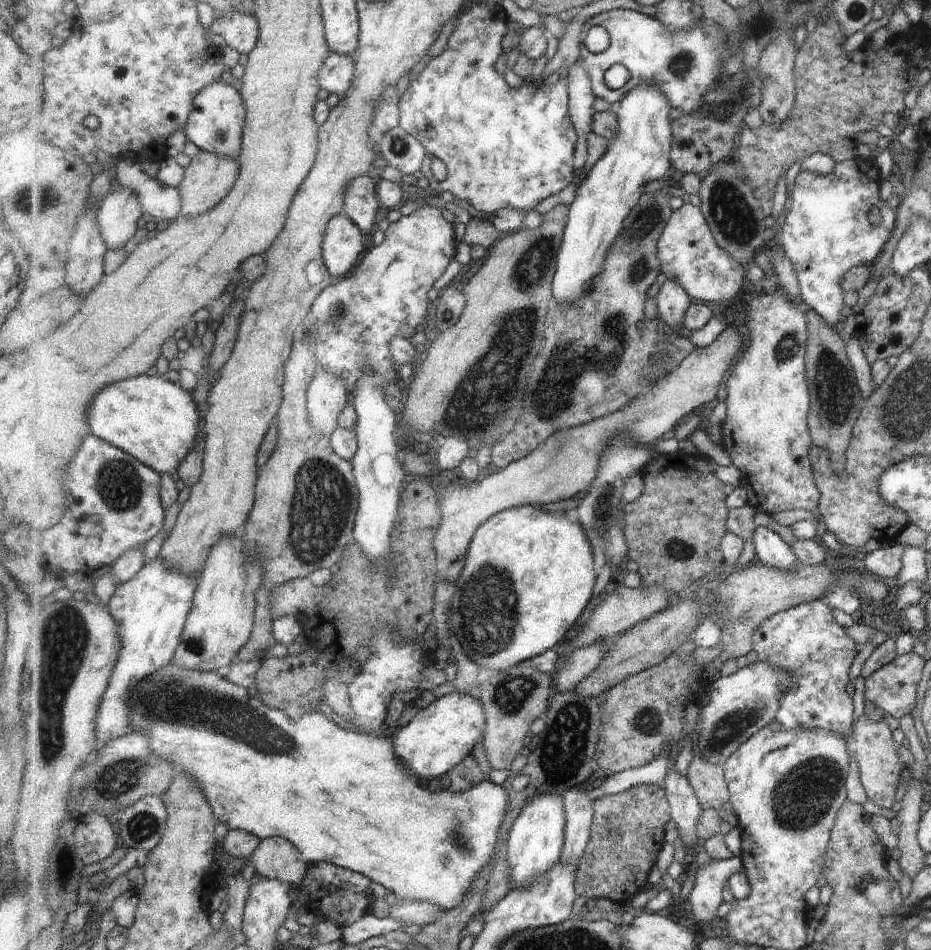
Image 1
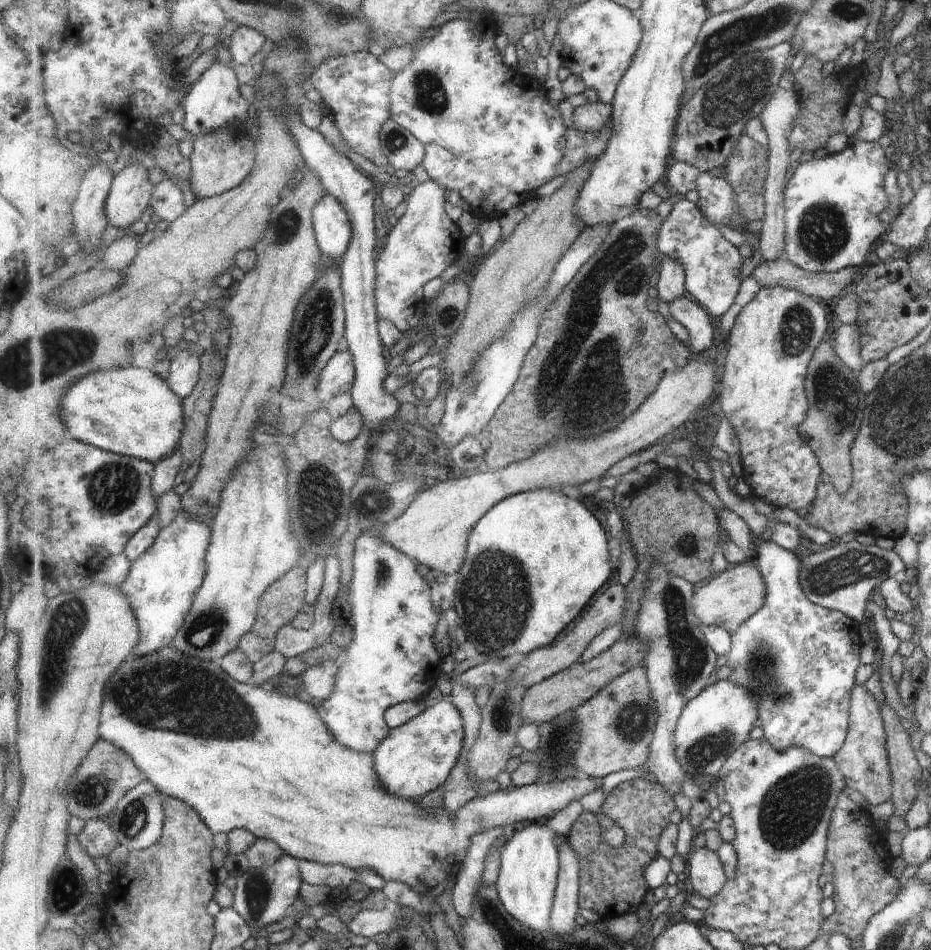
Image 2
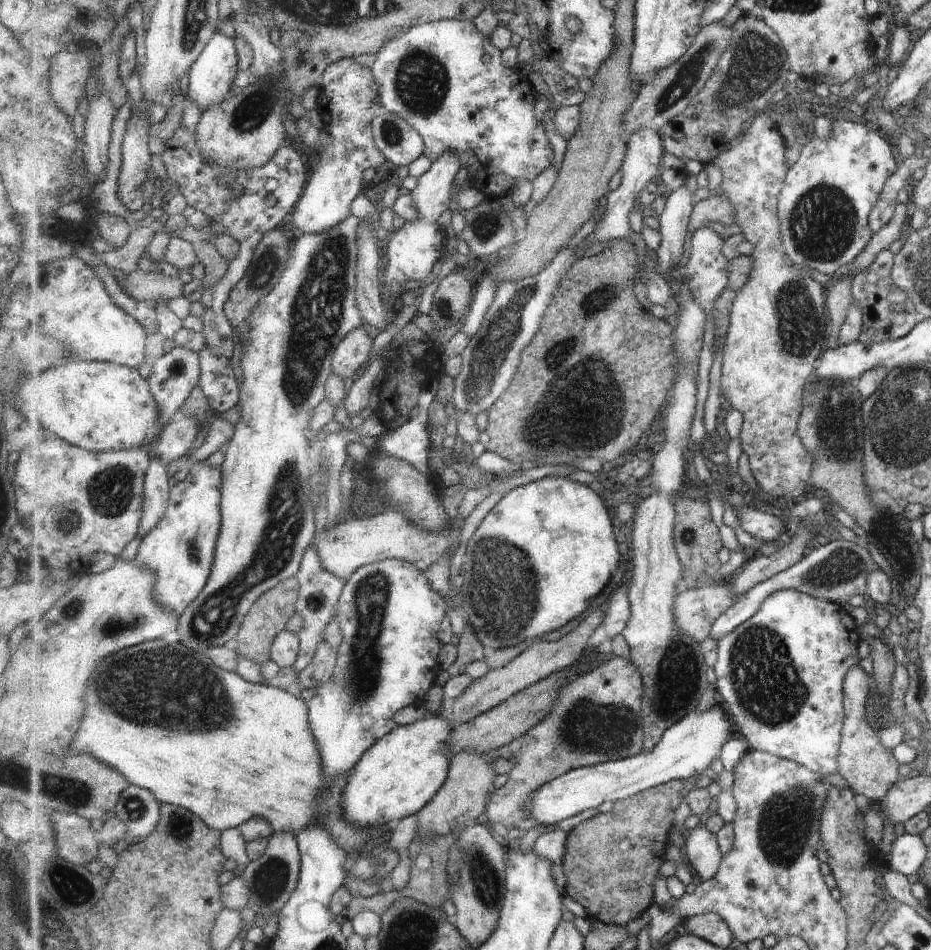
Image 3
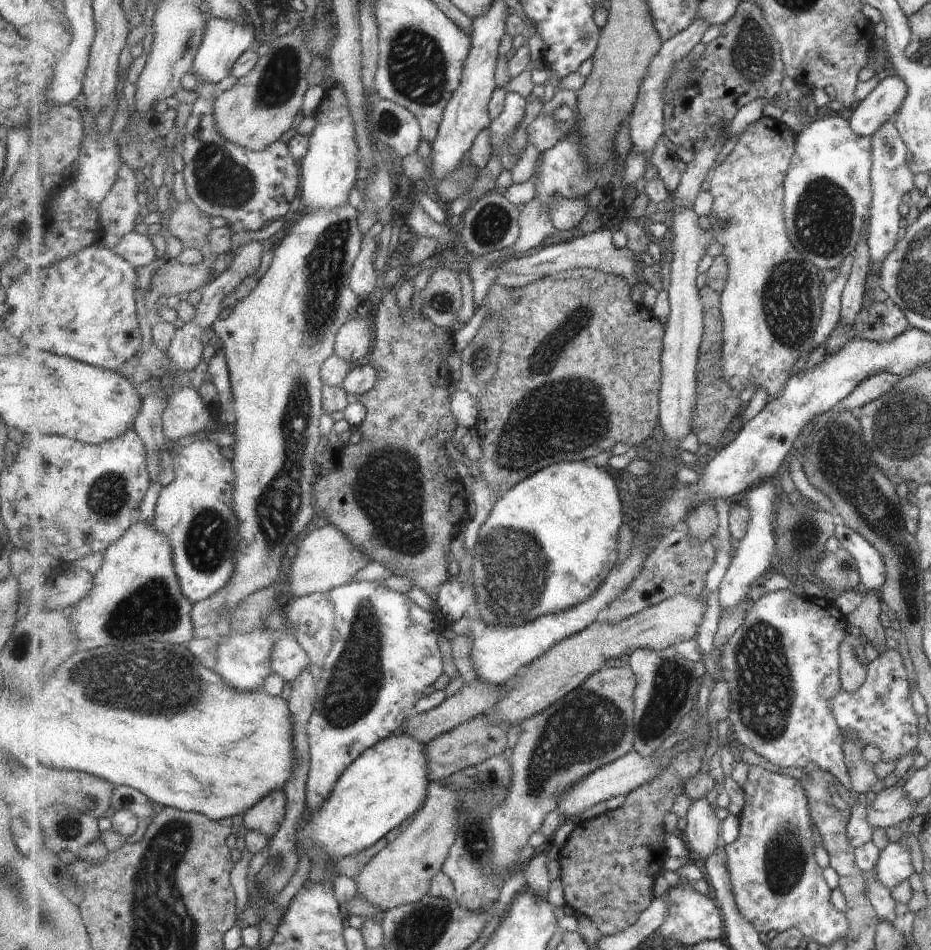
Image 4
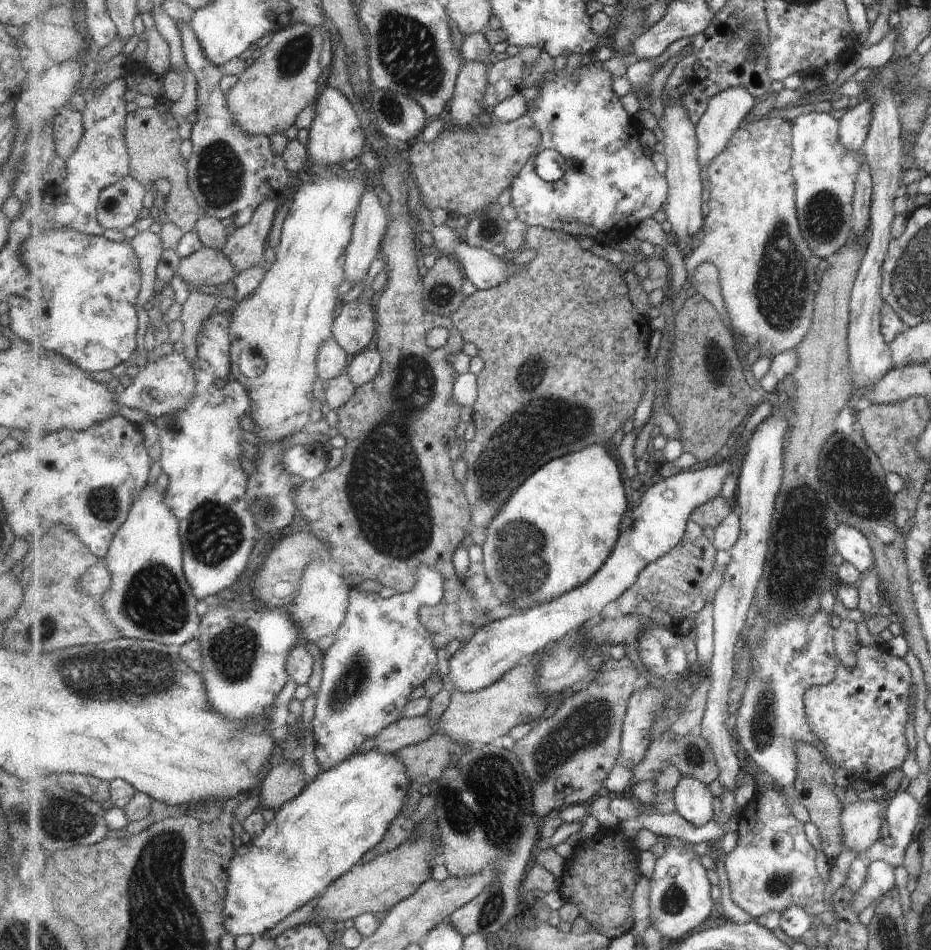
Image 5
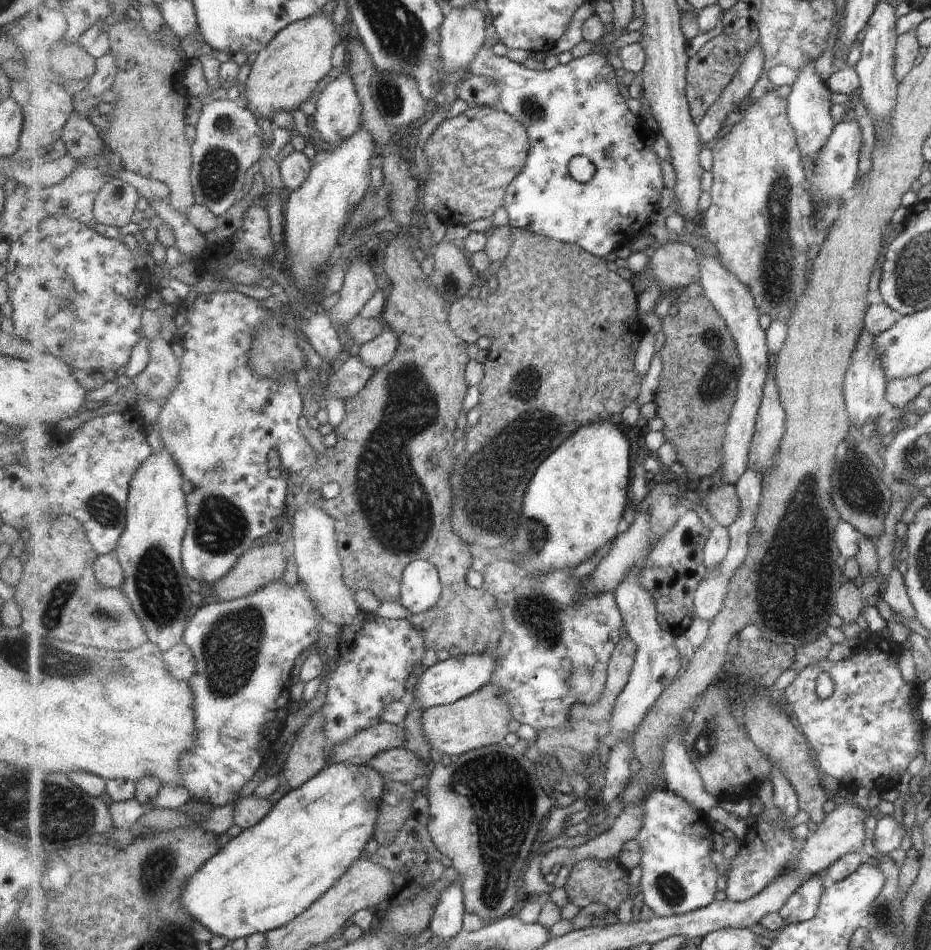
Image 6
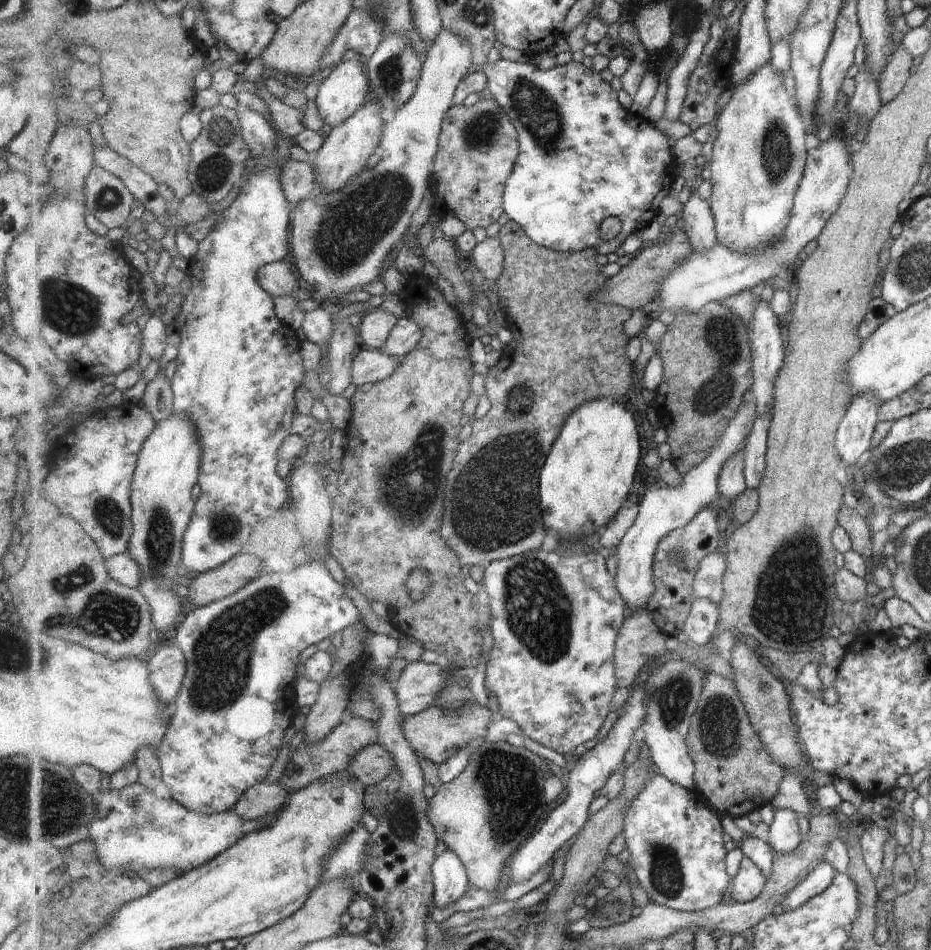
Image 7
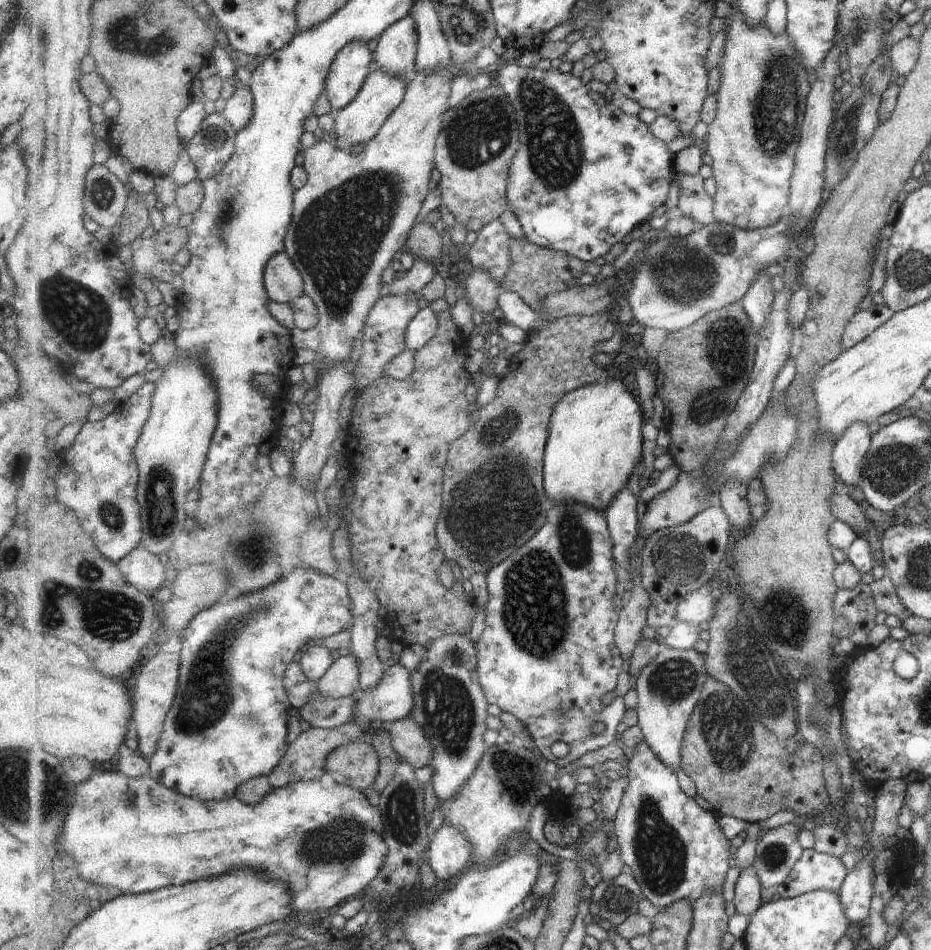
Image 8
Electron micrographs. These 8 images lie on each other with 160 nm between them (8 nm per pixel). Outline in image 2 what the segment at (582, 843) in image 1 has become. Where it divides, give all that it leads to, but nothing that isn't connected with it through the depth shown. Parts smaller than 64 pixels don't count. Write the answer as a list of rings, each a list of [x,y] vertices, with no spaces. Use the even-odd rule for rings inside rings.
[[[570,832],[562,835],[563,844],[560,846],[560,874],[558,878],[558,887],[556,890],[556,900],[551,915],[551,928],[559,934],[571,934],[573,930],[578,929],[577,914],[579,914],[579,897],[580,897],[580,860],[570,845]]]

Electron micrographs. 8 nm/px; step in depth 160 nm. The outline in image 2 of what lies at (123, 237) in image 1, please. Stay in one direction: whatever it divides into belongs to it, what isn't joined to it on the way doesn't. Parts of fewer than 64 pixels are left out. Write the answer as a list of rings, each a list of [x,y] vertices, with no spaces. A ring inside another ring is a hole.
[[[130,164],[115,176],[112,189],[105,203],[109,224],[117,228],[128,228],[137,222],[145,210],[150,209],[153,187],[146,167]]]

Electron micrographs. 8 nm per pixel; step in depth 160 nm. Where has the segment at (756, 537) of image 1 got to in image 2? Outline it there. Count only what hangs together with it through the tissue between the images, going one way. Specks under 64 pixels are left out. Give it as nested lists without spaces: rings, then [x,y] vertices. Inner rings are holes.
[[[769,540],[758,543],[754,560],[768,586],[768,598],[765,606],[732,636],[732,649],[727,655],[732,671],[727,679],[745,685],[756,696],[760,702],[759,726],[778,751],[802,746],[821,757],[832,757],[847,738],[857,646],[859,650],[862,647],[858,624],[841,611],[826,609],[808,597],[800,581],[803,559],[797,553]]]

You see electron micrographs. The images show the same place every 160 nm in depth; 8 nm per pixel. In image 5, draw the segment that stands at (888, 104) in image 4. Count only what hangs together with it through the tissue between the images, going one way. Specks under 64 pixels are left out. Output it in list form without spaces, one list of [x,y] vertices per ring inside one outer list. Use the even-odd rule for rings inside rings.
[[[866,97],[862,101],[852,103],[843,112],[837,114],[838,141],[848,151],[861,150],[864,141],[867,140],[873,104],[874,102]]]

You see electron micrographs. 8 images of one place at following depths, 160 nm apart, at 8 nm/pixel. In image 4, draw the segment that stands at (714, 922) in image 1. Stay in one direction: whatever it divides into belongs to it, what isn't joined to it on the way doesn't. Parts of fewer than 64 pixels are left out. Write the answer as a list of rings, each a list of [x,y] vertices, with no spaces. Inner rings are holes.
[[[699,799],[692,802],[686,822],[687,827],[683,836],[688,848],[706,863],[722,844],[722,820],[716,815],[710,802]]]

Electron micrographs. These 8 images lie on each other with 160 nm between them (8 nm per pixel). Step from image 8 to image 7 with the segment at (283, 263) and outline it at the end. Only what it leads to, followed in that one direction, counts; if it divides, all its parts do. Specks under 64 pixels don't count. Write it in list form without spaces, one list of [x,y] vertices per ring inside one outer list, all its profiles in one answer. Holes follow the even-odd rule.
[[[281,261],[262,266],[258,272],[258,281],[273,298],[295,292],[301,283],[301,280],[285,266],[285,262]]]

